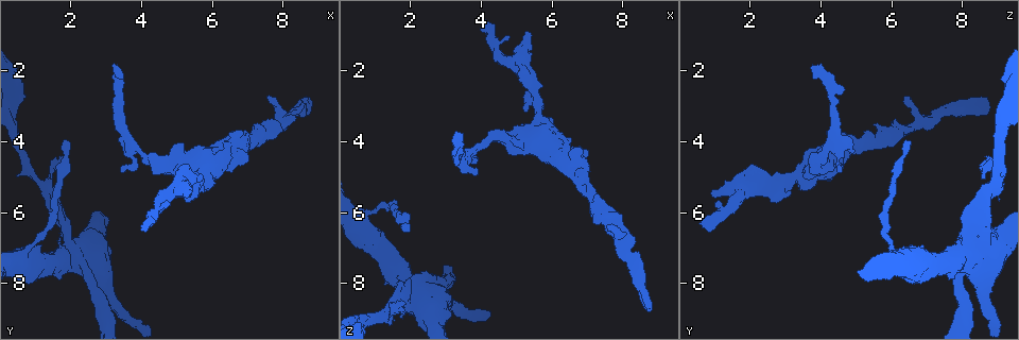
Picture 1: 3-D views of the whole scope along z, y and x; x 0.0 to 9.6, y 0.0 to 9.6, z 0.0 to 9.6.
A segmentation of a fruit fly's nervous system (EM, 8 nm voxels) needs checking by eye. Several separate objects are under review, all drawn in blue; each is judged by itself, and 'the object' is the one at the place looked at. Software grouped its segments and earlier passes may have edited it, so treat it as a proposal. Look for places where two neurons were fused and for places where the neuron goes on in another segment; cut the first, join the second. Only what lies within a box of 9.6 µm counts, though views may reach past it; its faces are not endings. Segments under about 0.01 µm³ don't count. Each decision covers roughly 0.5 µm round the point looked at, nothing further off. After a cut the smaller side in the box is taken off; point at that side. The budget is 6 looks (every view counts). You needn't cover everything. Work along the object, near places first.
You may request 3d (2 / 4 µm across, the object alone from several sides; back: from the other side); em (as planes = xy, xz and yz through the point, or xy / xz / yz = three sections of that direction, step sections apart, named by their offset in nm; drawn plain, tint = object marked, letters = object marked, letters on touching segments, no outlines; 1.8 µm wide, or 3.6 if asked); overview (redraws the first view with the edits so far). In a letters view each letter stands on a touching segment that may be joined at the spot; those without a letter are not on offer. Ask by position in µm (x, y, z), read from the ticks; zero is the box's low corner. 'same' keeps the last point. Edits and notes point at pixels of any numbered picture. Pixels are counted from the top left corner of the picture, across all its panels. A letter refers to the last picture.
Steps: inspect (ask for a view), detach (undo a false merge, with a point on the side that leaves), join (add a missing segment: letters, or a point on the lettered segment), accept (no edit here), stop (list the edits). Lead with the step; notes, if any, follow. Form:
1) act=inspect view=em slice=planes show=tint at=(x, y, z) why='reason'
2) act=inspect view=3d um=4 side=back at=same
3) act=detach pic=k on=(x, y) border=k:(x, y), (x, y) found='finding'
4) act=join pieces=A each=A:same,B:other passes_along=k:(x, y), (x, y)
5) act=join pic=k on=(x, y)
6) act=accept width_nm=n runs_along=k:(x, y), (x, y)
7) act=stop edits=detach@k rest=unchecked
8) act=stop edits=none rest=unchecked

act=inspect view=3d um=4 at=(8.00, 3.50, 6.70) why='sharp bend'

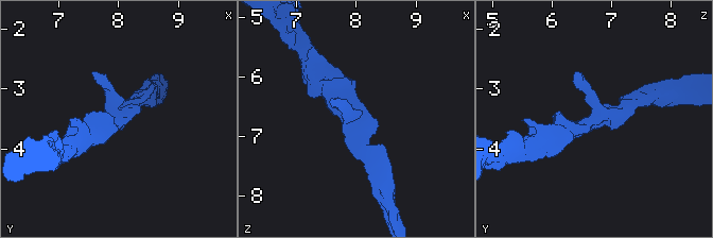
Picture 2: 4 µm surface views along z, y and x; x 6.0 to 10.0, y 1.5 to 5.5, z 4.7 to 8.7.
act=inspect view=em slice=planes show=letters at=(8.00, 3.50, 6.75) why='now the EM'

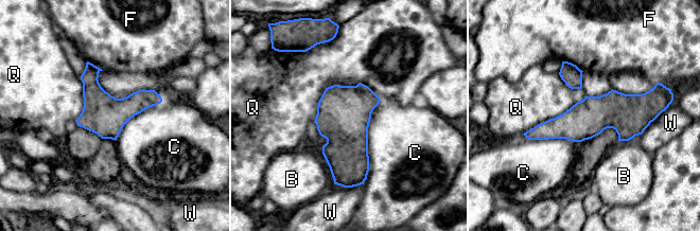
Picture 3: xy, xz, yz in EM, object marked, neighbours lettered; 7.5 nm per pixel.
act=accept each=B:other,C:other,F:other,Q:other,W:other runs_along=3:(650, 111), (604, 111), (528, 135) found='continuous, no second neuron'

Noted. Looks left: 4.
act=inspect view=em slice=planes show=letters at=(1.70, 4.40, 8.70)

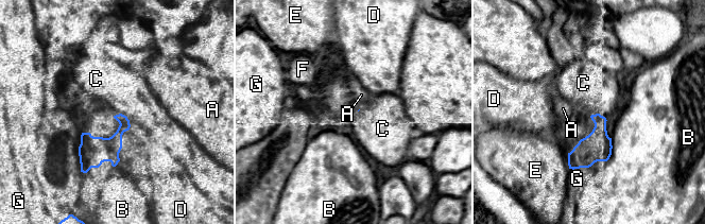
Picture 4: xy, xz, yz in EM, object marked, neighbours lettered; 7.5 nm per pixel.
act=accept each=A:other,B:other,C:other,D:other,E:other,F:other,G:other border=4:(120, 113), (129, 120) found='no lettered segment goes on from it'

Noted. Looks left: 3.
act=inspect view=em slice=planes show=letters at=(3.30, 1.95, 3.65)

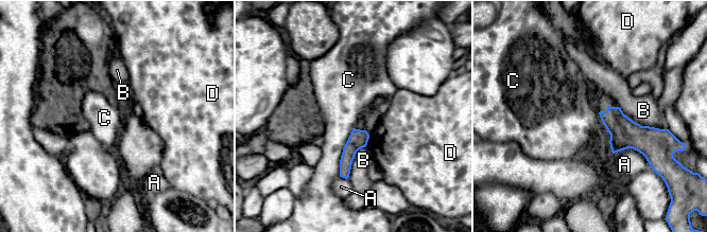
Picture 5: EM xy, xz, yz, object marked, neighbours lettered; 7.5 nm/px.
act=accept each=A:other,B:other,C:other,D:other border=5:(354, 127), (343, 148), (339, 176) found='none of them fits'

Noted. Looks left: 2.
act=stop edits=none rest=unchecked

